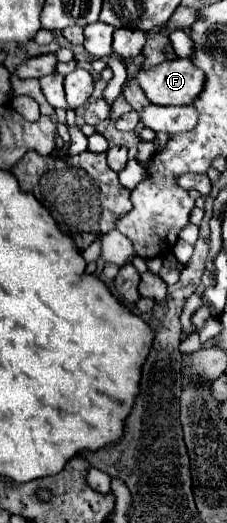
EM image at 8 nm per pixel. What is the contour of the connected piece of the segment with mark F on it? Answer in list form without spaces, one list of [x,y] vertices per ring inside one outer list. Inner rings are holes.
[[[167,59],[151,69],[141,67],[135,79],[155,105],[191,105],[203,89],[203,71],[189,59]]]

